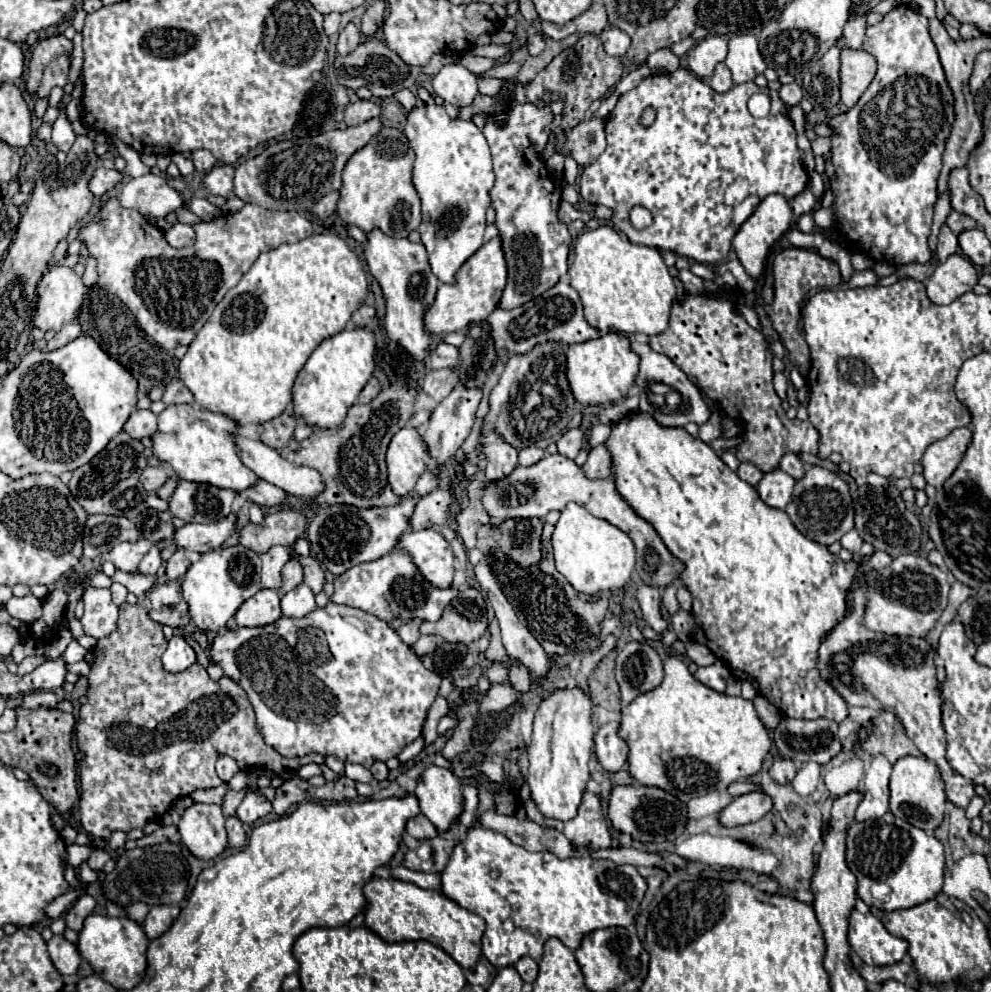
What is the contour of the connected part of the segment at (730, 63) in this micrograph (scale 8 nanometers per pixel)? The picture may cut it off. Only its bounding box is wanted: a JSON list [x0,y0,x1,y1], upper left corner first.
[726,34,766,84]

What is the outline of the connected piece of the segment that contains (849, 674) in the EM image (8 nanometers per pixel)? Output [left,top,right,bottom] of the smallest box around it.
[818,606,974,808]

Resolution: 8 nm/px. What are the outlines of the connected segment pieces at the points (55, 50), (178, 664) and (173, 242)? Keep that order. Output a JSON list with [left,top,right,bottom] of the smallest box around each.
[[26,34,72,94],[162,634,196,672],[164,222,196,248]]

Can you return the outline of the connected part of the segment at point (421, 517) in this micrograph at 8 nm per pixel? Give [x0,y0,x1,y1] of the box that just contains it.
[410,490,454,530]

